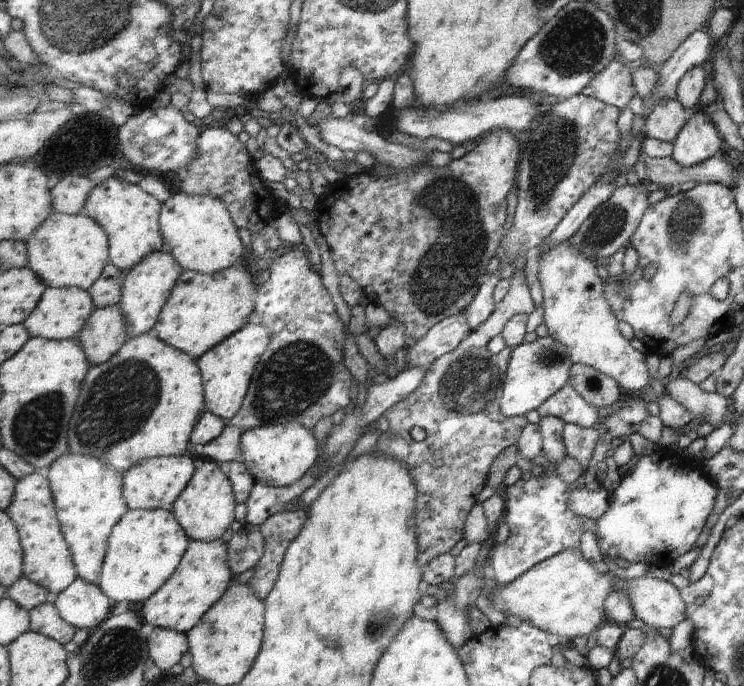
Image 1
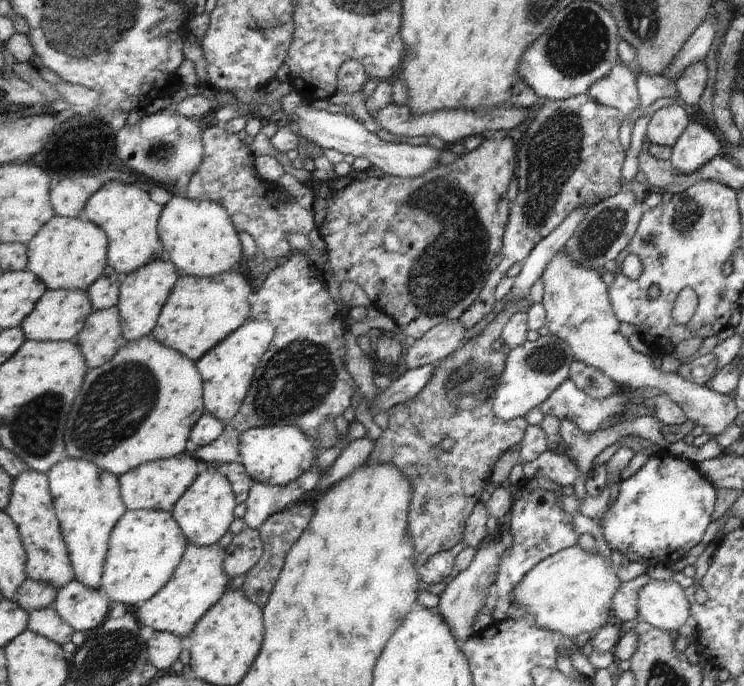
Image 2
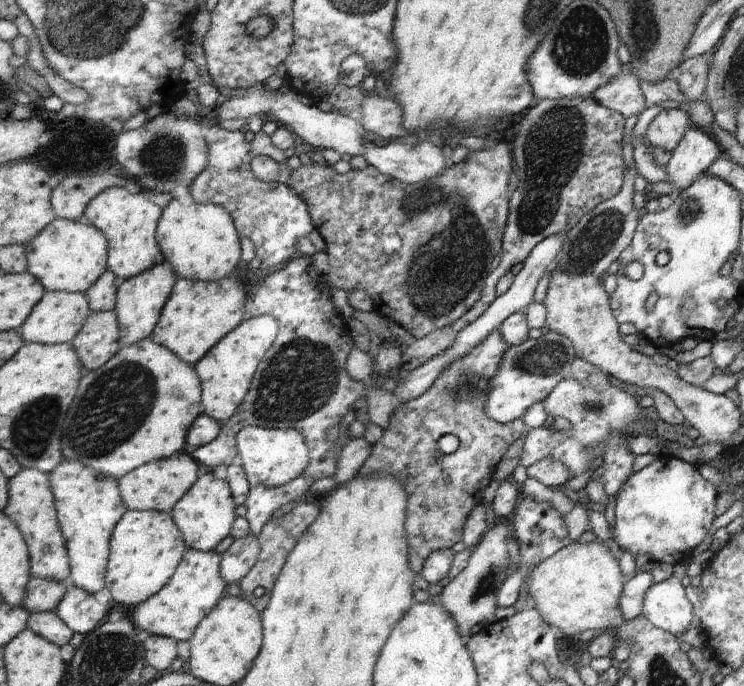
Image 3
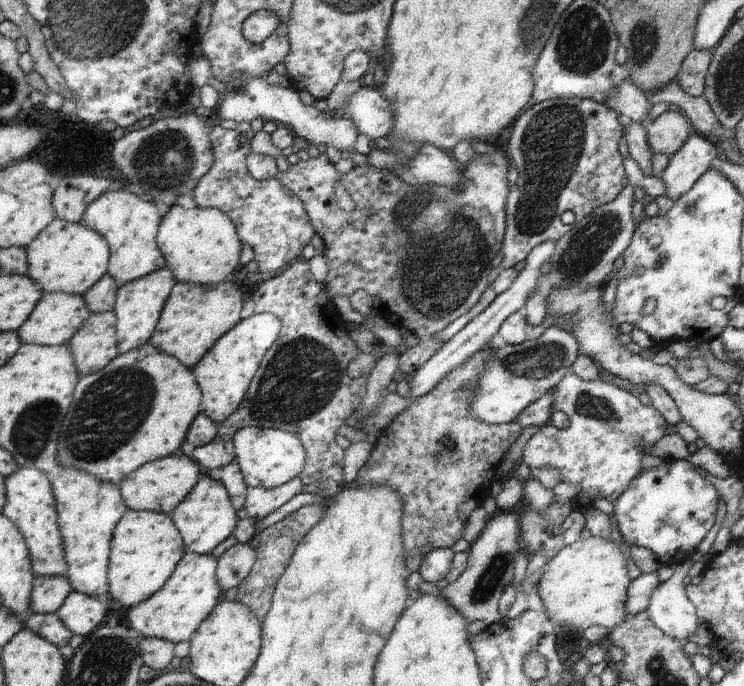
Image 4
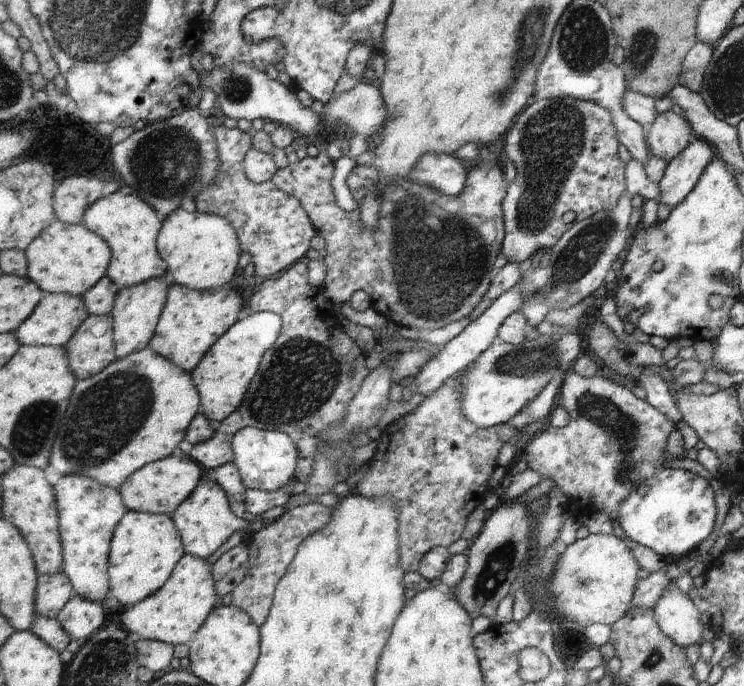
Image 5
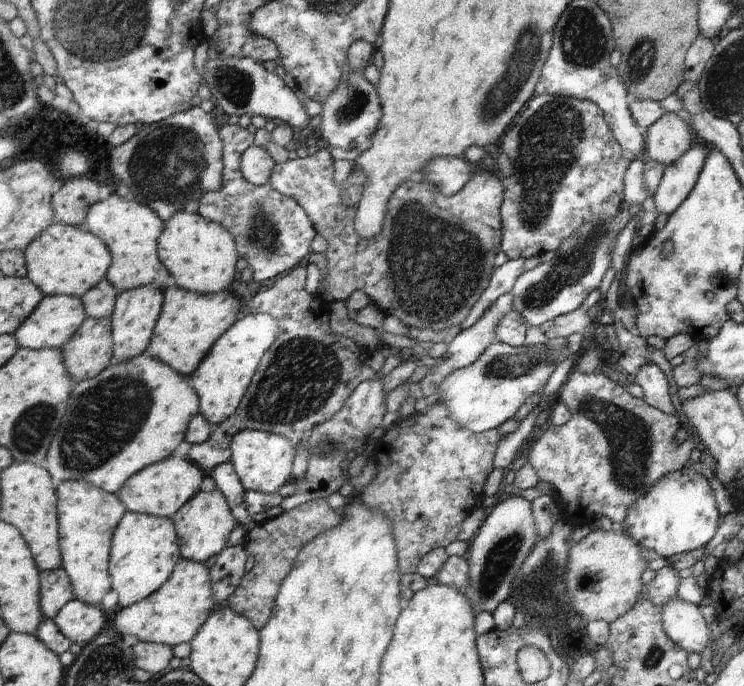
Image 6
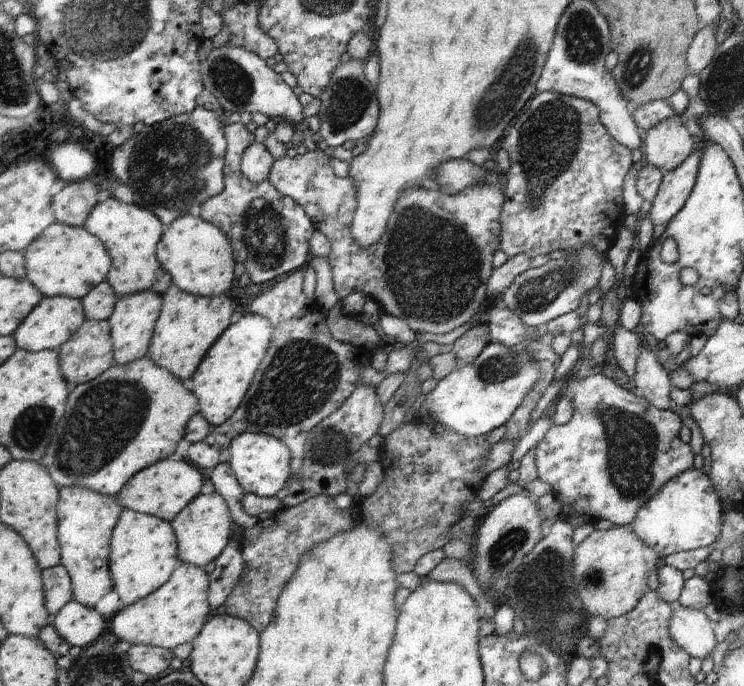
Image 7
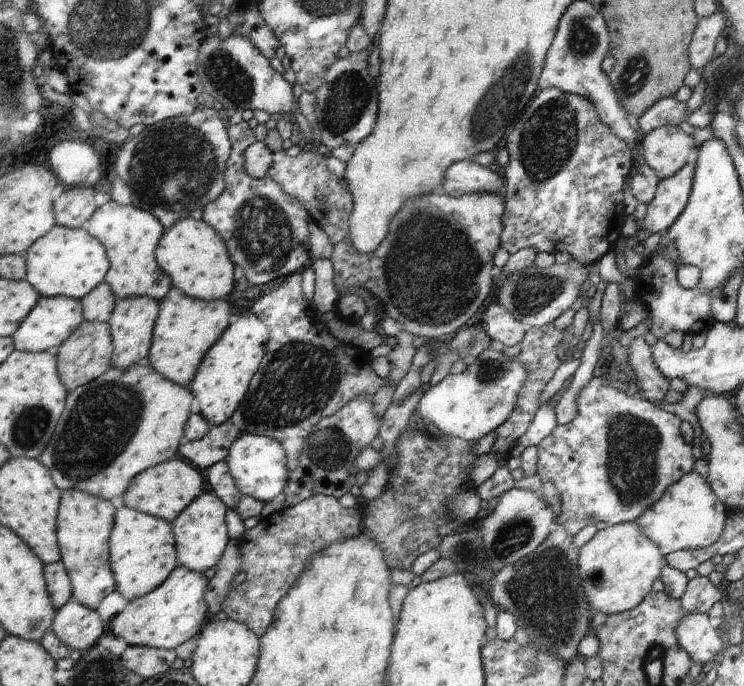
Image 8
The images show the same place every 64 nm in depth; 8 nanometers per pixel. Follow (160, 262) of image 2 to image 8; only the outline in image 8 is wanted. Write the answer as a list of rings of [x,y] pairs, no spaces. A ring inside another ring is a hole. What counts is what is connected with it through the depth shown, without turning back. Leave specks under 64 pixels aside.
[[[150,296],[129,297],[117,301],[109,322],[115,347],[113,367],[126,369],[147,361],[154,340],[154,328],[158,322],[160,306],[161,301]]]

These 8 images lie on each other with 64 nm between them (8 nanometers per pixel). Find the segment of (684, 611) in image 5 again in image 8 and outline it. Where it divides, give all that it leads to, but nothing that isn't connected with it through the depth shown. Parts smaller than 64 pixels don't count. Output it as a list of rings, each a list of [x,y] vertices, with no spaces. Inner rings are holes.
[[[685,613],[676,622],[674,635],[678,645],[697,664],[715,663],[713,657],[721,650],[718,632],[709,625],[706,613]]]

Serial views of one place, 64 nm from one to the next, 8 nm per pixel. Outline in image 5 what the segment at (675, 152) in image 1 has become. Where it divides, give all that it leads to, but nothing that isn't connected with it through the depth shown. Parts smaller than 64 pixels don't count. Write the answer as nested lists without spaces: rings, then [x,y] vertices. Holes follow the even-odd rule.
[[[694,136],[677,156],[666,163],[658,182],[660,193],[657,201],[673,208],[683,200],[715,154],[714,148]]]

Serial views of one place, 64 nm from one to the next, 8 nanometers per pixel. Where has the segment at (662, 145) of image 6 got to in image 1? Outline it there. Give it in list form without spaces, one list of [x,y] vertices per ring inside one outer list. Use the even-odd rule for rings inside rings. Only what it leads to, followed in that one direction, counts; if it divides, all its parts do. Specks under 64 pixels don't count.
[[[666,99],[644,118],[643,138],[671,143],[691,115],[691,109],[684,109],[677,100]]]

